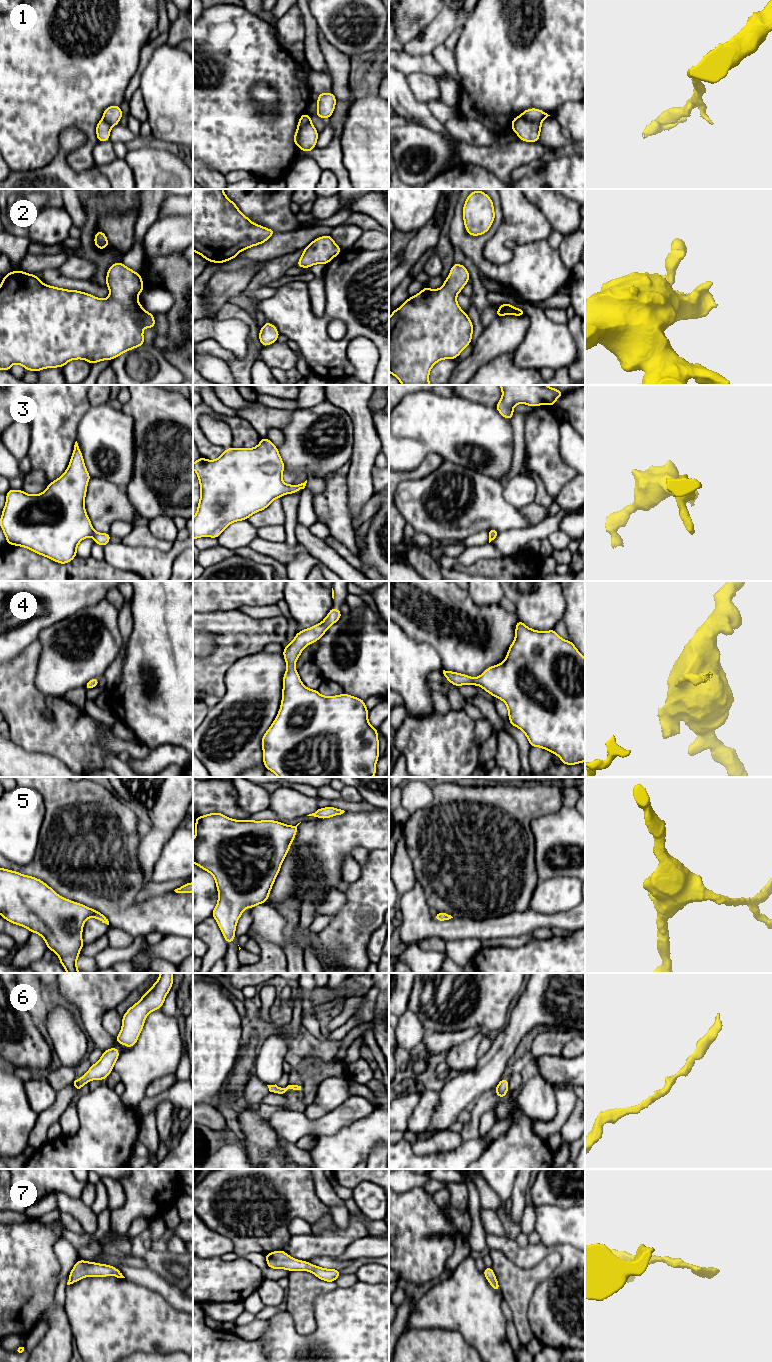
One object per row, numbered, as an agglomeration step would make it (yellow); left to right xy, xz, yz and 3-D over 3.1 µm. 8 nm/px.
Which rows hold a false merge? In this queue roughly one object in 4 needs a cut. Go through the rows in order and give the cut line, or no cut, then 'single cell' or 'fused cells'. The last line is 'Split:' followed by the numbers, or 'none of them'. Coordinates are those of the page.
1: xz (309, 116), (309, 119), (300, 129), (296, 144) | fused cells
2: no cut | single cell
3: no cut | single cell
4: no cut | single cell
5: no cut | single cell
6: no cut | single cell
7: no cut | single cell
Split: 1

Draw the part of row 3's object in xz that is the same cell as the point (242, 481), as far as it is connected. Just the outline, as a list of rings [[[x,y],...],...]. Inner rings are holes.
[[[267,437],[254,448],[226,448],[215,460],[200,457],[193,469],[200,484],[193,539],[218,538],[231,523],[247,520],[275,499],[304,489],[307,483],[284,483],[284,462]]]

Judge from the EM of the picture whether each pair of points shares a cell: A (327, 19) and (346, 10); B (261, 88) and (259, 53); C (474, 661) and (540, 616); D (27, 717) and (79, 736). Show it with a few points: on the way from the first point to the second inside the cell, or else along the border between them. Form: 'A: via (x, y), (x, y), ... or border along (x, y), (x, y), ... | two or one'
A: via (332, 14), (336, 10), (341, 10) | one
B: border along (250, 89), (259, 82), (266, 82), (278, 98) | two
C: border along (515, 613), (519, 618) | two
D: via (40, 723), (50, 724), (66, 732) | one

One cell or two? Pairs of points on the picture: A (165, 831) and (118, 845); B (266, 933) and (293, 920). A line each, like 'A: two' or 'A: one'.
A: two
B: two

